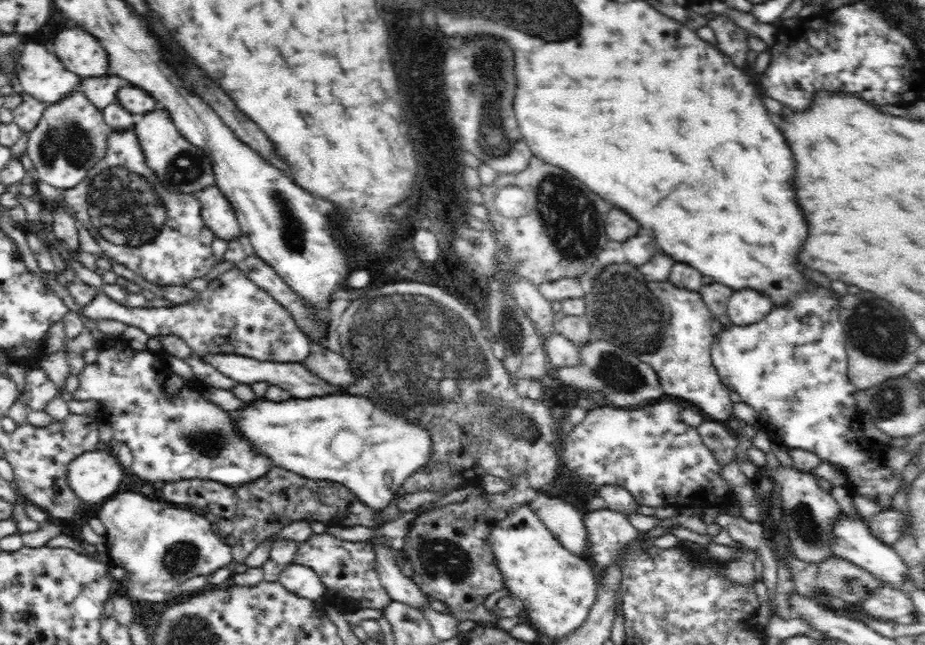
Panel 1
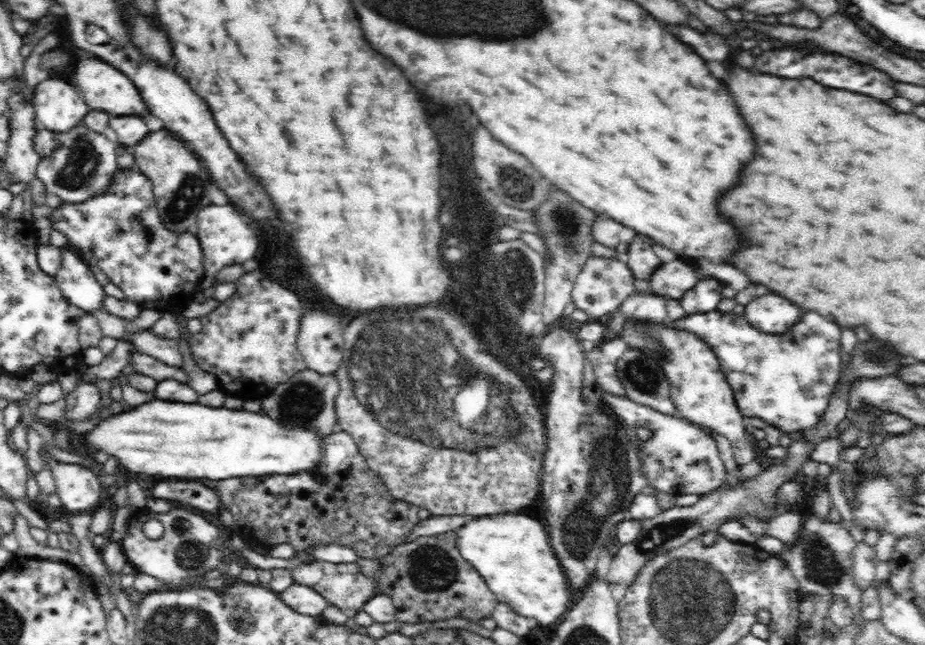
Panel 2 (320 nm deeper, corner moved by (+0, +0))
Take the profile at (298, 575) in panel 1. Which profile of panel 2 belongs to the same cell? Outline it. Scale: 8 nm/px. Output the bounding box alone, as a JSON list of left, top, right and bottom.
[279,582,330,617]

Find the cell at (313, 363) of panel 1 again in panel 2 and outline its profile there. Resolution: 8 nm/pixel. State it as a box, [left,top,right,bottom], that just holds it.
[261,368,340,438]

